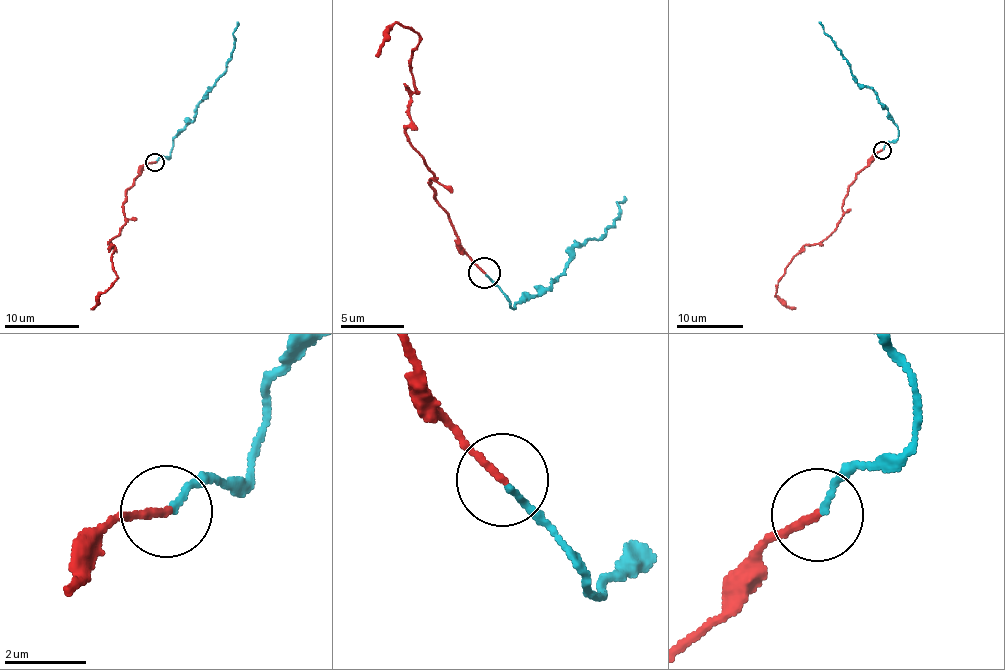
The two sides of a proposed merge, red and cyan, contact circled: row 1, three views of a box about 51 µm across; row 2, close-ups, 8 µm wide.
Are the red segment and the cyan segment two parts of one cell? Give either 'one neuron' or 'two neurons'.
two neurons

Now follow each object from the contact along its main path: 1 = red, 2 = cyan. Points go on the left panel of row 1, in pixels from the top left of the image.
1: (155, 163), (150, 162), (142, 167), (133, 186), (125, 192), (125, 224), (109, 240), (116, 278), (92, 309)
2: (155, 163), (159, 158), (170, 156), (172, 142), (194, 119), (194, 108), (226, 69), (233, 48), (237, 21)

